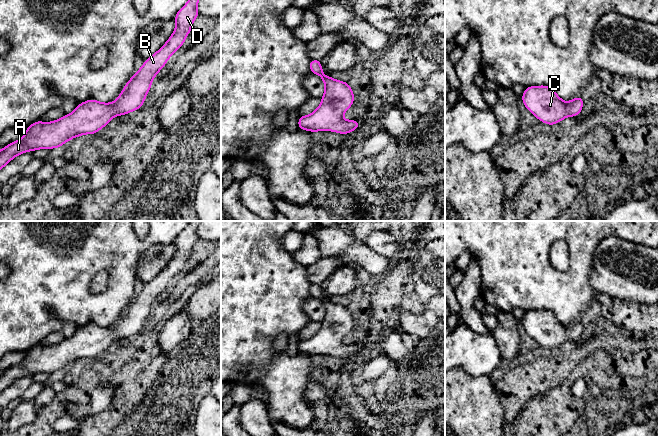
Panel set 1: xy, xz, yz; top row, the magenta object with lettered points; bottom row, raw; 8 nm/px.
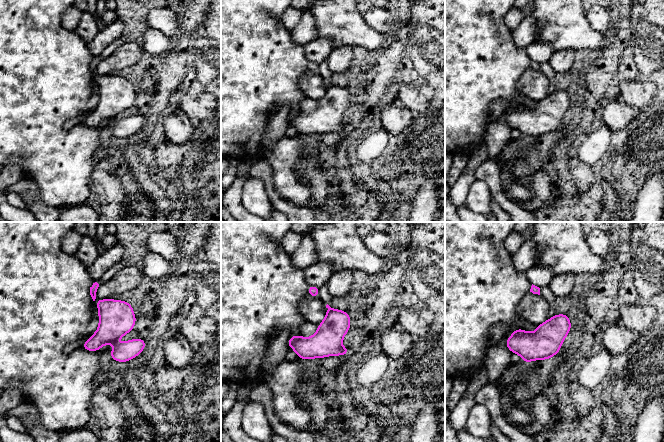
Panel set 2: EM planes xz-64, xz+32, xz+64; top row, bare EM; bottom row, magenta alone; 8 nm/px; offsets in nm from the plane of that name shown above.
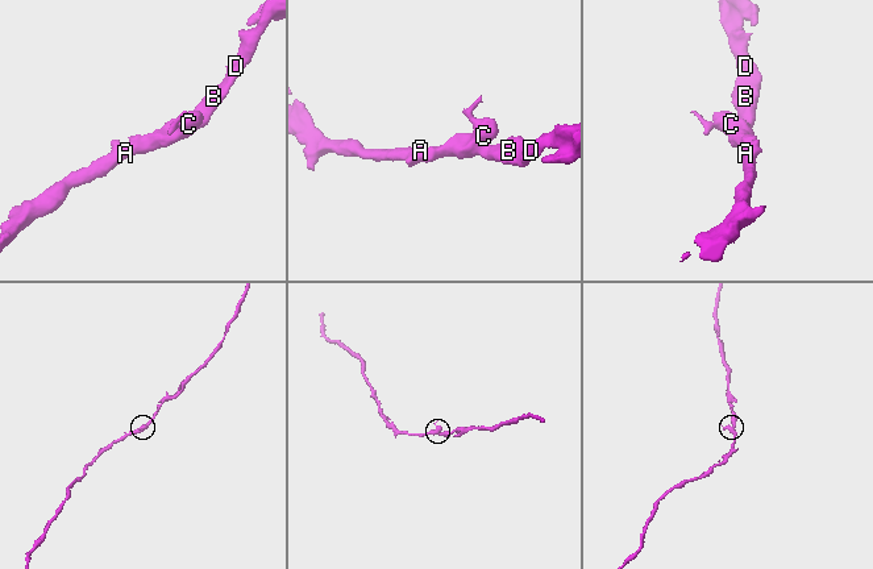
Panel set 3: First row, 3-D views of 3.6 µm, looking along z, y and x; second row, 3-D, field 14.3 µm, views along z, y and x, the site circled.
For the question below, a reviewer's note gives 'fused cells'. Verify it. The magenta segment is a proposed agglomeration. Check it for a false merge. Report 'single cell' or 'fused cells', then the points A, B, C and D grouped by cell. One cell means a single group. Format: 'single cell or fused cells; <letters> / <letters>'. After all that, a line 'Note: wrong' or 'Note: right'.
single cell; A B C D
Note: wrong

